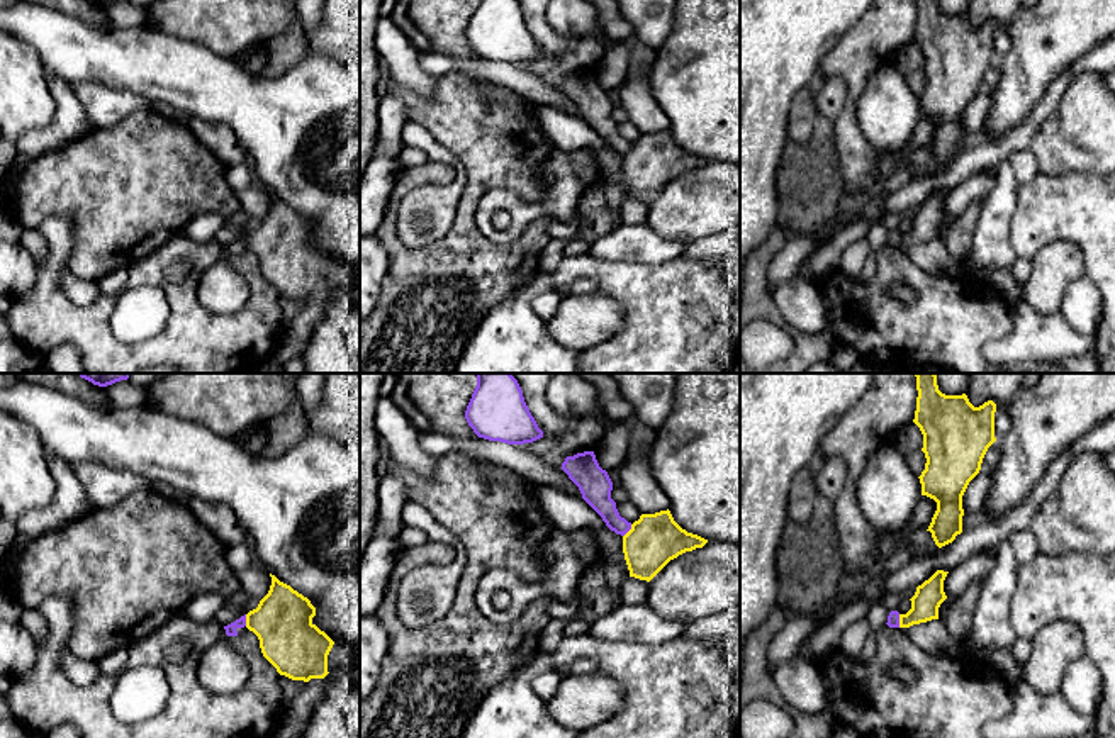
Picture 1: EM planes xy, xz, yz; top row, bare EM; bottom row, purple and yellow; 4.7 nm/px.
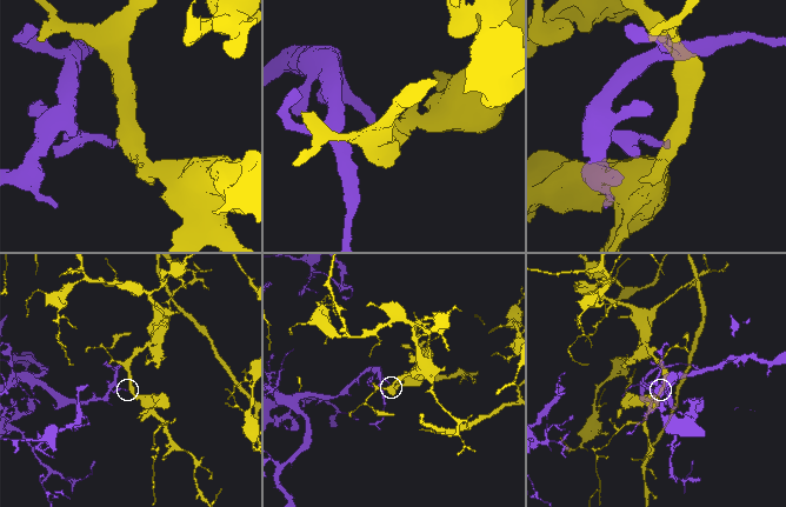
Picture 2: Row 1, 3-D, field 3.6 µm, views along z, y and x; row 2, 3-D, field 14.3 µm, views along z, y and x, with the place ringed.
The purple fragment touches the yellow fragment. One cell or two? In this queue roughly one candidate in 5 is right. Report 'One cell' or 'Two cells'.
Two cells

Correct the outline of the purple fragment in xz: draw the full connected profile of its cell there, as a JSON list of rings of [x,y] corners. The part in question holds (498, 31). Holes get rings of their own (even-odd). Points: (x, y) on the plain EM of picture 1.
[[[477,0],[465,39],[479,58],[489,61],[524,64],[543,58],[518,0]]]

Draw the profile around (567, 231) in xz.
[[[552,221],[546,226],[546,234],[552,239],[562,239],[569,243],[579,239],[579,227],[575,221],[570,222]]]

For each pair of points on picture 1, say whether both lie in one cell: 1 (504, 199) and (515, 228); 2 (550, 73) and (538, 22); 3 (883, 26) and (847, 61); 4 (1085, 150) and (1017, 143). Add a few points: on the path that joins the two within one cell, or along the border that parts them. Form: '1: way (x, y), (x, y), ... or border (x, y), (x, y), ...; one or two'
1: way (511, 206), (516, 211), (516, 221); one
2: way (550, 61), (550, 41), (545, 34); one
3: way (874, 34), (856, 53); one
4: border (1053, 111), (1027, 148); two

